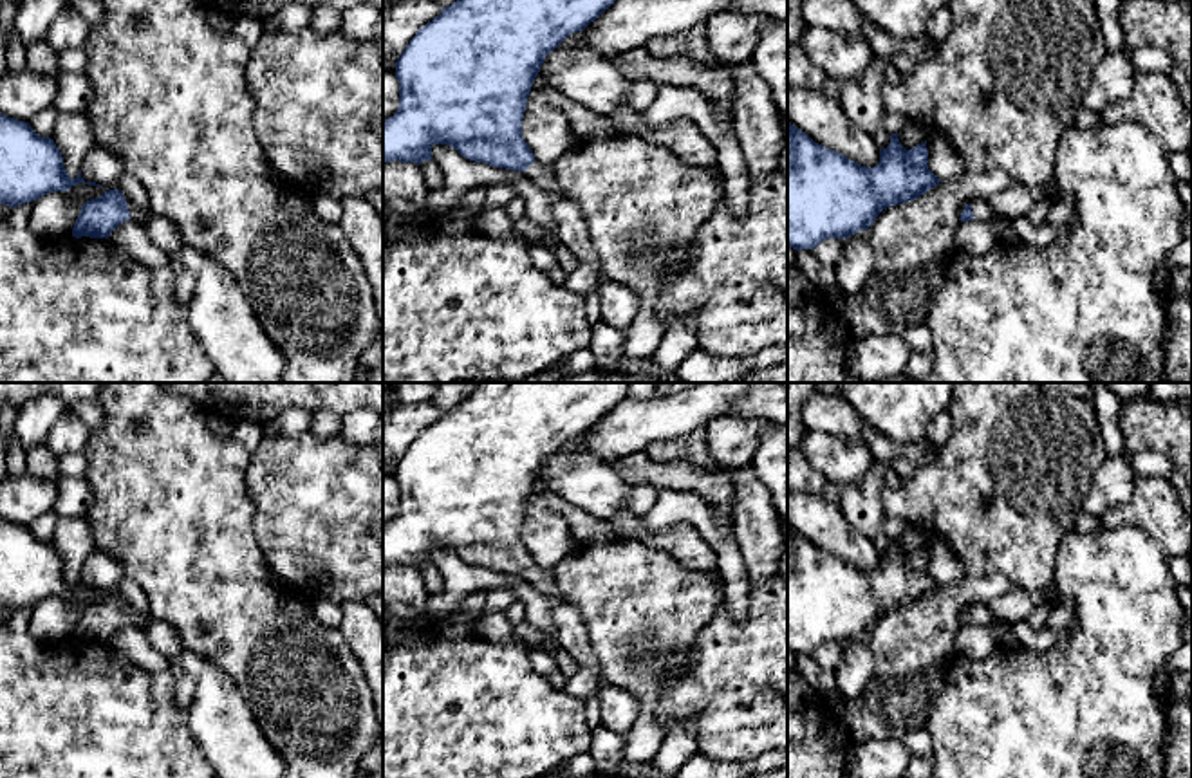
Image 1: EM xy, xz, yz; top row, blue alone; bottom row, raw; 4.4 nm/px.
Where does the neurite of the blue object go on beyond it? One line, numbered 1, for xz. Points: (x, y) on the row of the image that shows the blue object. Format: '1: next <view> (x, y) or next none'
1: next xz (573, 233)

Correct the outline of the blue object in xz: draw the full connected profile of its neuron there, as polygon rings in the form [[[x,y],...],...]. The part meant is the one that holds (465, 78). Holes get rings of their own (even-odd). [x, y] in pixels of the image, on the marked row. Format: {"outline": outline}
{"outline": [[[457,0],[423,25],[396,61],[399,108],[383,121],[383,161],[432,159],[433,144],[448,144],[462,157],[495,168],[526,171],[551,199],[558,240],[578,260],[565,287],[587,298],[601,282],[596,249],[578,206],[554,179],[553,166],[538,164],[522,137],[522,119],[545,56],[569,34],[583,31],[616,0]]]}

